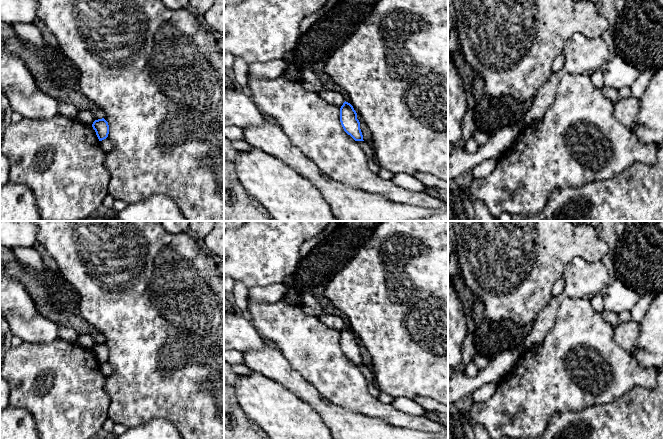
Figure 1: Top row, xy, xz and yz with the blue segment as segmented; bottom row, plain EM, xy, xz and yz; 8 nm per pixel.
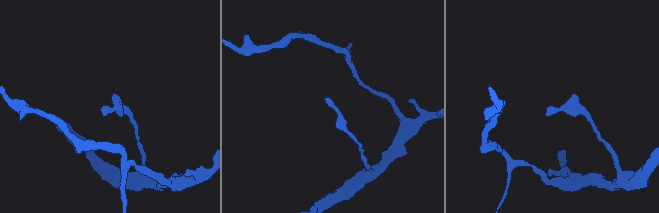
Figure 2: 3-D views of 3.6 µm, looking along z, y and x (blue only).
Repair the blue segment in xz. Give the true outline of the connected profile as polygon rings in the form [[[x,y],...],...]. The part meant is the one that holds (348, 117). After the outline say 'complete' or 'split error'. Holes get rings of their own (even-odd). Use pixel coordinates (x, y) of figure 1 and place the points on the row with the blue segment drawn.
[[[346,101],[340,108],[340,122],[344,131],[355,141],[364,141],[357,113],[353,106]]]; complete

